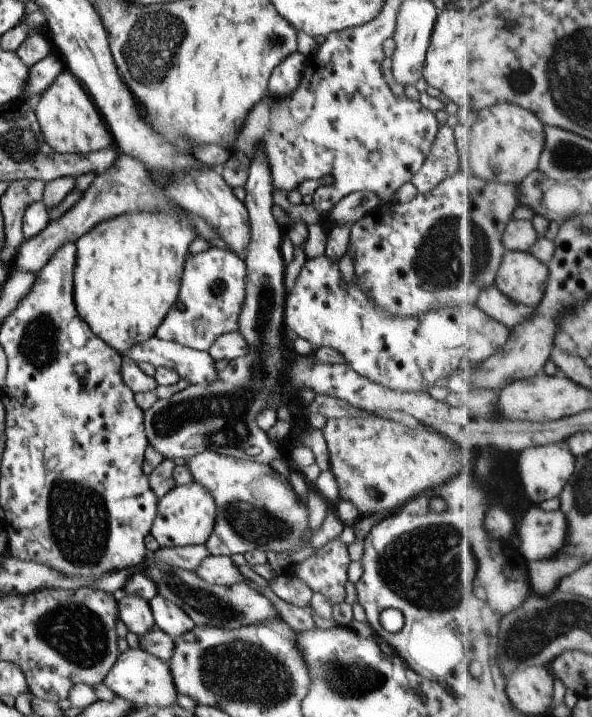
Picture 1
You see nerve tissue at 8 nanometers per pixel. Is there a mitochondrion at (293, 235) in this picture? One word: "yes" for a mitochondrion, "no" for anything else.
no

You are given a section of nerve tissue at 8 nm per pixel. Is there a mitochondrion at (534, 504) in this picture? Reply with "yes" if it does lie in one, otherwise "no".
no

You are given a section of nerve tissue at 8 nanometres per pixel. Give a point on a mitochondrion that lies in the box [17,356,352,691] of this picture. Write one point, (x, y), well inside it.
(75, 633)

